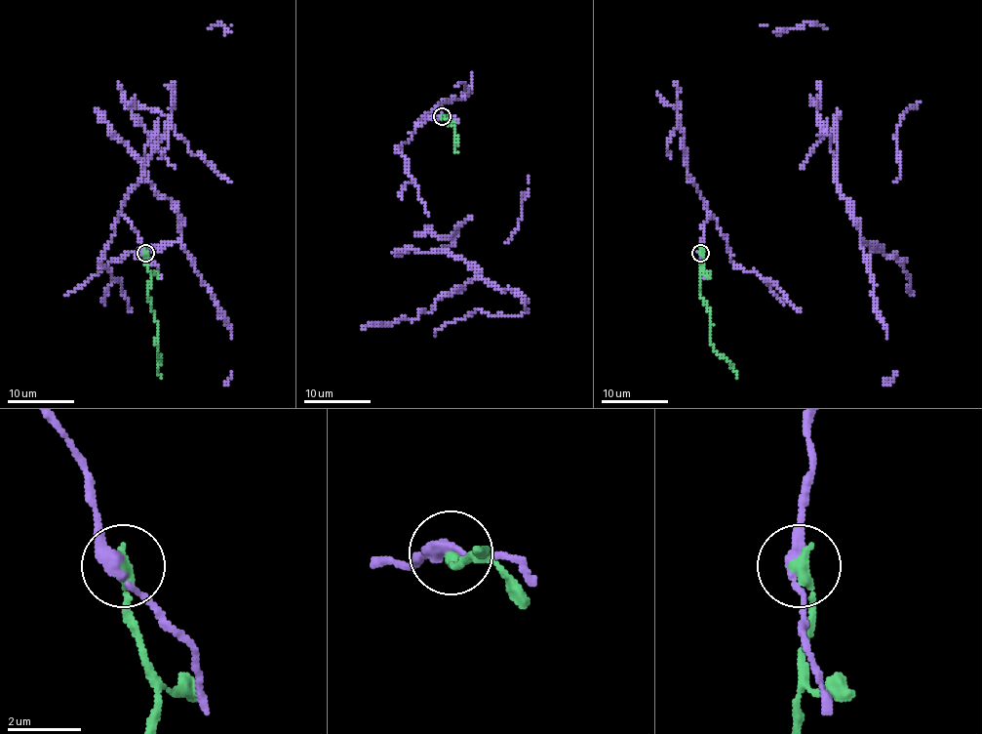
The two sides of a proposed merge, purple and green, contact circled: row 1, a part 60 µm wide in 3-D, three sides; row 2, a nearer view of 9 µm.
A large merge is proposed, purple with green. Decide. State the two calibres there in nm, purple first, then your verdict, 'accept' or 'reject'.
calibres 320 and 360 nm; reject

